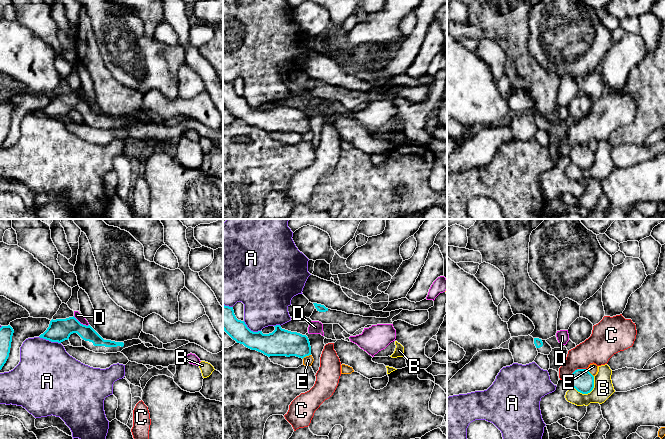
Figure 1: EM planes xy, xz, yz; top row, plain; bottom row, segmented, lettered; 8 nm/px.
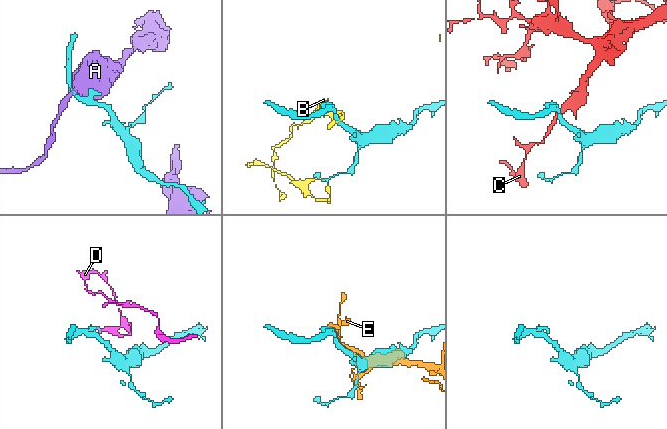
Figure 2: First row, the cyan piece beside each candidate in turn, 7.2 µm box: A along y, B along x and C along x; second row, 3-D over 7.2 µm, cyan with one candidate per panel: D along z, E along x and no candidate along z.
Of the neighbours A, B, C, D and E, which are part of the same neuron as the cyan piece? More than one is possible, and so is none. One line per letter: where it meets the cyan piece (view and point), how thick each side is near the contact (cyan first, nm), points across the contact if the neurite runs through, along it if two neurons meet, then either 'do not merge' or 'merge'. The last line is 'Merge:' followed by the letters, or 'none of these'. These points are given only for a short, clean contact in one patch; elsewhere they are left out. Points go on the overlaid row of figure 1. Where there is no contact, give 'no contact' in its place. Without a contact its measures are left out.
A: xy (50, 340) | 190/440 nm | do not merge
B: yz (588, 392) | 180/160 nm | along yz (594, 376), (594, 387), (587, 393), (580, 393), (571, 386) | do not merge
C: yz (577, 369) | 180/240 nm | along yz (586, 368), (577, 368), (568, 379) | do not merge
D: xy (80, 323) | 190/60 nm | along xy (73, 316), (81, 323), (88, 325) | do not merge
E: xz (306, 355) | 220/80 nm | do not merge
Merge: none of these

